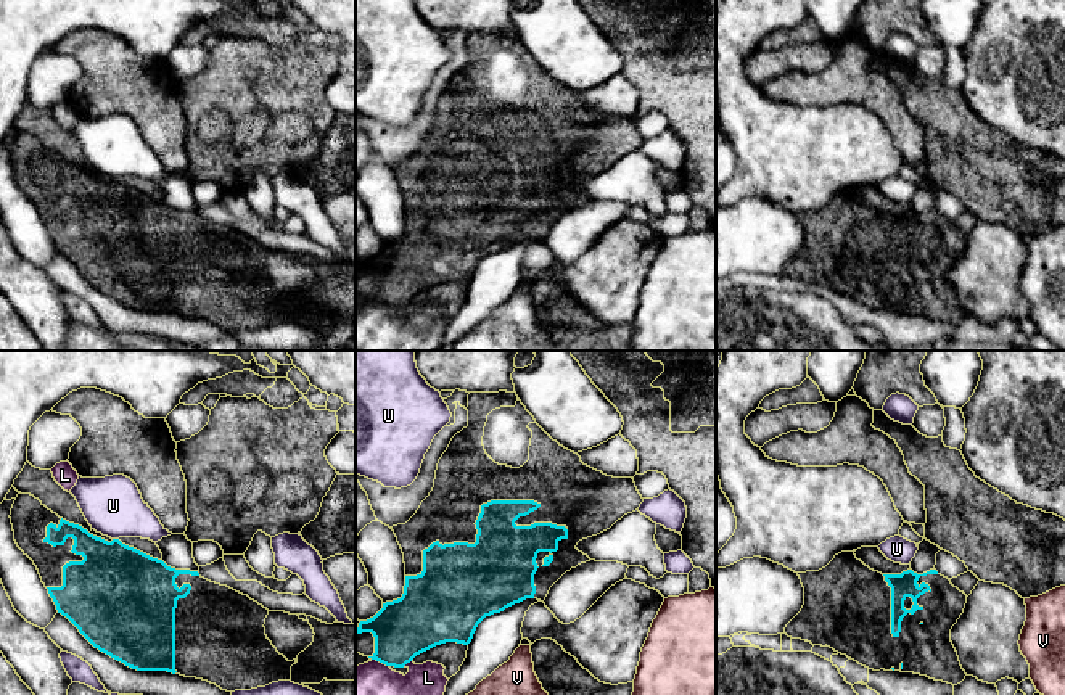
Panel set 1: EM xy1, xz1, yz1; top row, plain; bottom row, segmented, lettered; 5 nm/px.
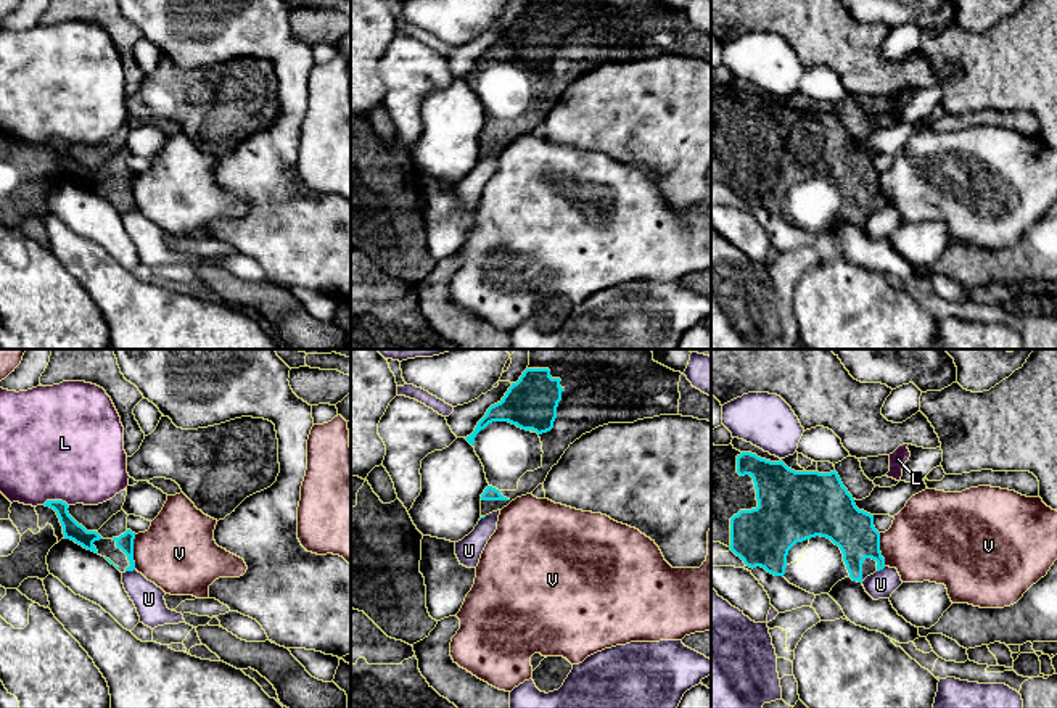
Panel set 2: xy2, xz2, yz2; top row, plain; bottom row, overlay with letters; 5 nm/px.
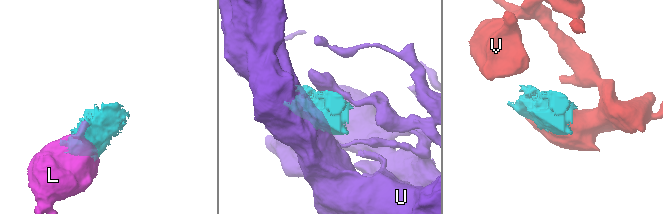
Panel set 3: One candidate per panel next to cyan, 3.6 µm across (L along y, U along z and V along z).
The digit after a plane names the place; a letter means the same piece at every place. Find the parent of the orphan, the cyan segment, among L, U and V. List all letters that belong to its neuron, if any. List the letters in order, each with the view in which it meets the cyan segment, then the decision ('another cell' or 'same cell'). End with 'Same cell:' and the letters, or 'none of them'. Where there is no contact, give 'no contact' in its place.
L: xy2 | another cell
U: xy2 | another cell
V: xy2 | another cell
Same cell: none of them

